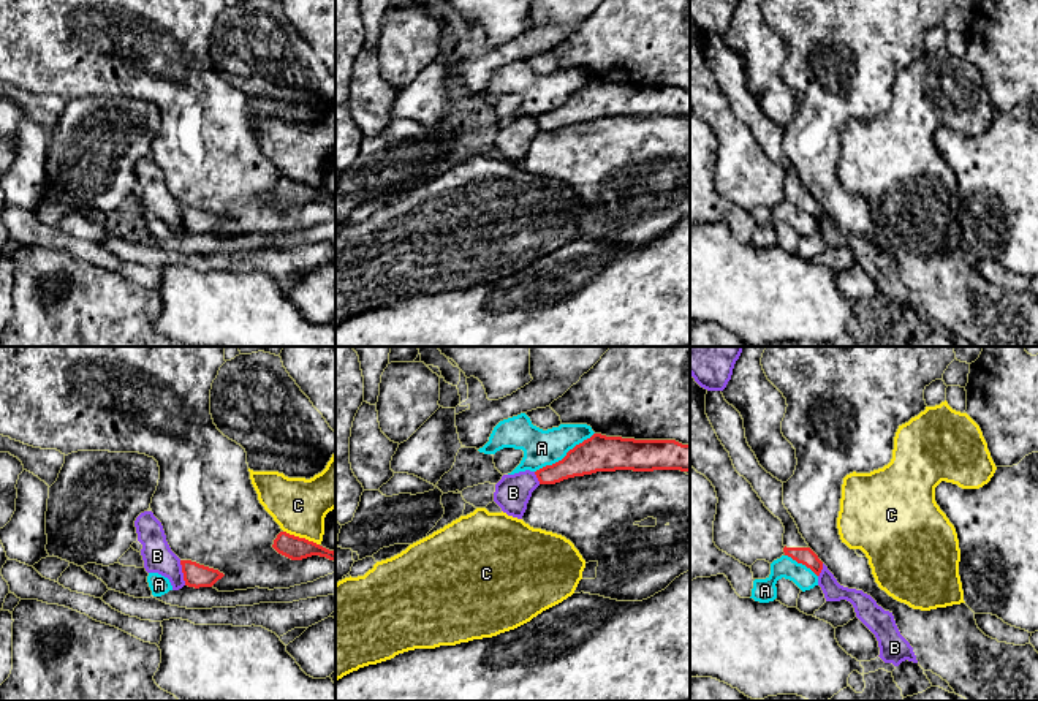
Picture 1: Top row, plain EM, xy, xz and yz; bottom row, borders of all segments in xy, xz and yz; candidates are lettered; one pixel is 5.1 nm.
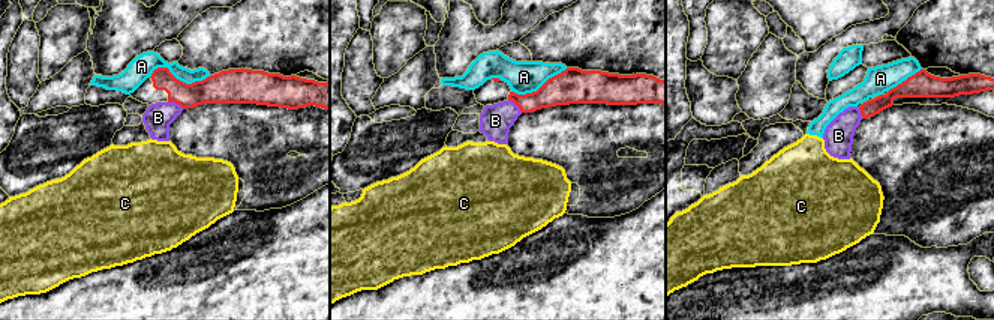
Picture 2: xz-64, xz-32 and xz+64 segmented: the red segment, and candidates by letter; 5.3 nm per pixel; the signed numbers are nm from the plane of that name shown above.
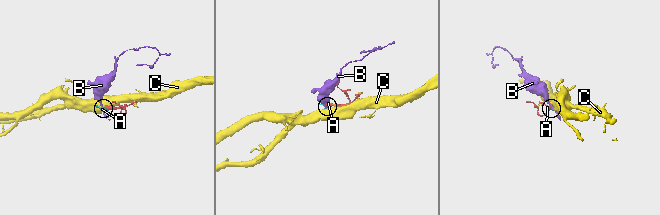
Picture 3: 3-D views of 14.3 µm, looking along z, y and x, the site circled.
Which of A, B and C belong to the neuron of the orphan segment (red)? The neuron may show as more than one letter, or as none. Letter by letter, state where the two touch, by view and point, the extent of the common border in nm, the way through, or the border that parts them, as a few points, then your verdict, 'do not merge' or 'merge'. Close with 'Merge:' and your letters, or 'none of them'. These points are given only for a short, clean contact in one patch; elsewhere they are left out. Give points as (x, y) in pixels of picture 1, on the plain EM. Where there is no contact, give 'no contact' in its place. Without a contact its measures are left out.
A: contact xz (565, 102); length 360 nm; do not merge
B: contact xy (182, 217); length 130 nm; border xy (179, 206), (185, 230); do not merge
C: contact xy (301, 184); length 200 nm; do not merge
Merge: none of them

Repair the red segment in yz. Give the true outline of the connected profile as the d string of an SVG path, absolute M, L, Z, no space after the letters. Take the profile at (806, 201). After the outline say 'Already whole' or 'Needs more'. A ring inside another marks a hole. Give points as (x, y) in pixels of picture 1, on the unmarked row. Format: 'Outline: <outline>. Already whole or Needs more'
Outline: M707 36L706 40L706 60L729 98L736 117L744 122L758 139L764 152L782 166L783 198L797 209L810 214L816 222L823 215L823 207L809 193L799 174L783 150L783 128L767 119L758 108L755 98L747 89L744 65L741 59L729 51L722 36Z. Needs more

